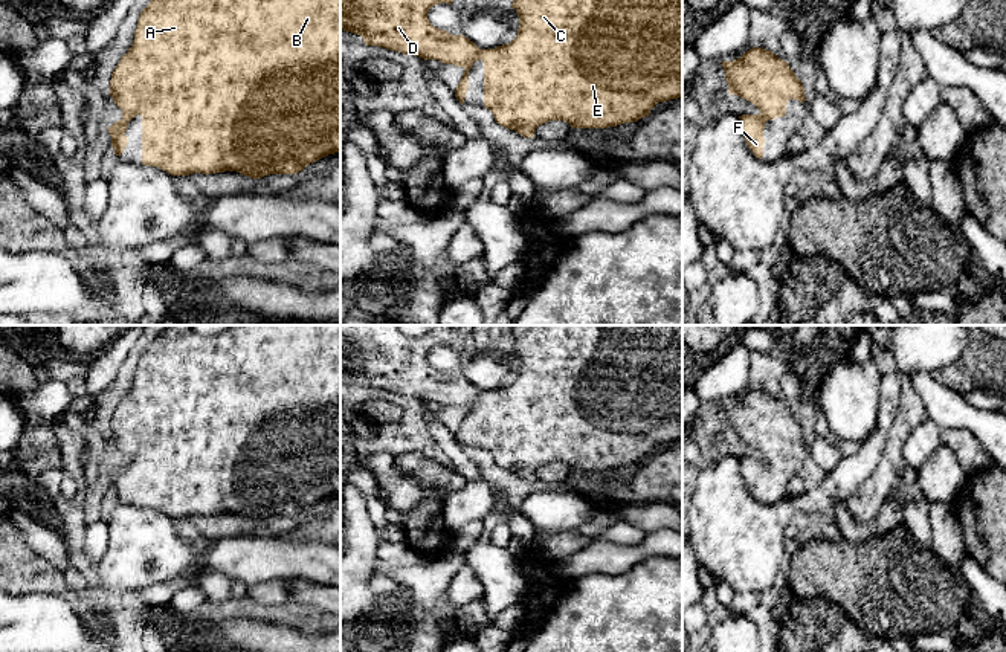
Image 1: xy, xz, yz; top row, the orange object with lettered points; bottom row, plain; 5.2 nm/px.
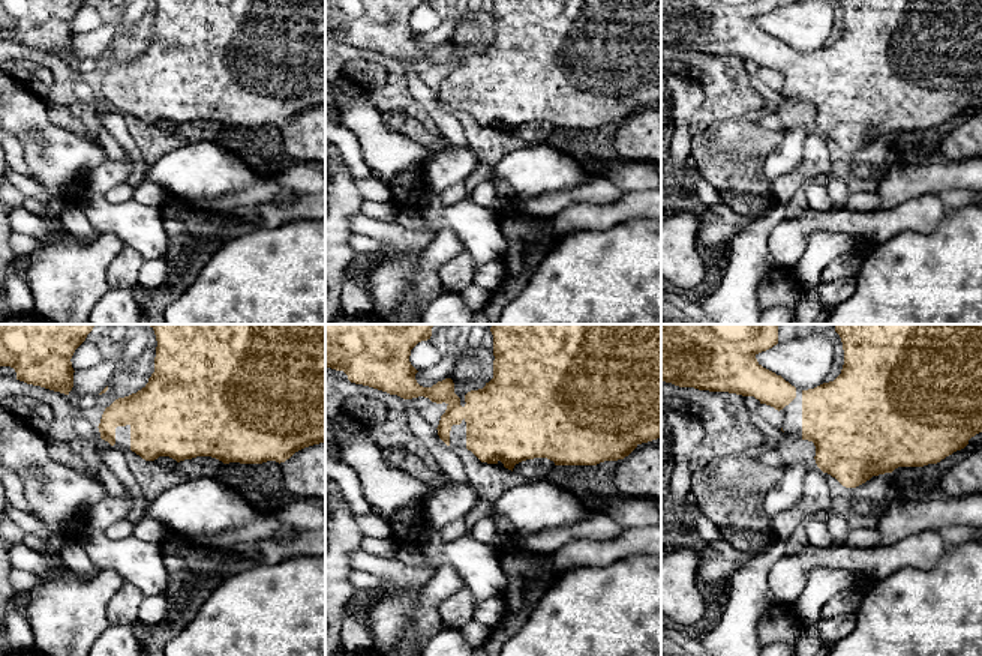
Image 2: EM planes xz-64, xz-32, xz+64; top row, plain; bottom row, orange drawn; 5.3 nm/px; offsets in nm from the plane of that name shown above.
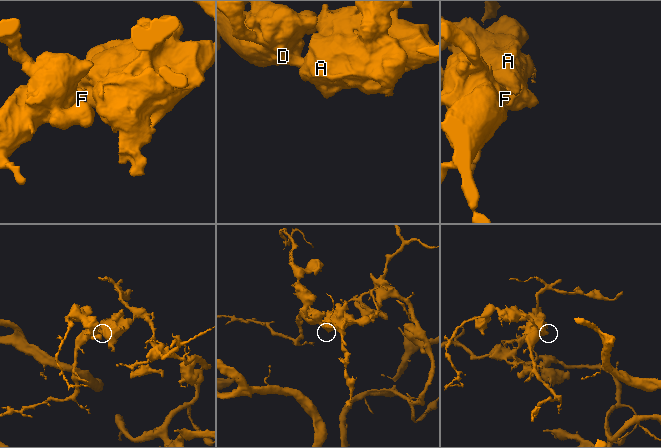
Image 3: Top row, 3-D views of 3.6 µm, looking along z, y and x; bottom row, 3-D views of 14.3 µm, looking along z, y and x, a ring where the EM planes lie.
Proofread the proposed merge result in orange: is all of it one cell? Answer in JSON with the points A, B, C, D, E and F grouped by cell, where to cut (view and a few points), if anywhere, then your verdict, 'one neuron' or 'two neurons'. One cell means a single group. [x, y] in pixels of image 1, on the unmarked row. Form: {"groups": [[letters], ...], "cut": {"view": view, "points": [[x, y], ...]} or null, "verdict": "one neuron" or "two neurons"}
{"groups": [["A", "B", "C", "D", "E", "F"]], "cut": null, "verdict": "one neuron"}

